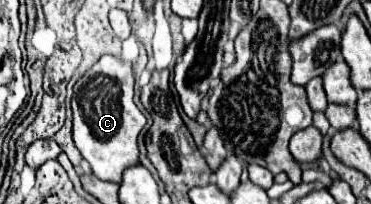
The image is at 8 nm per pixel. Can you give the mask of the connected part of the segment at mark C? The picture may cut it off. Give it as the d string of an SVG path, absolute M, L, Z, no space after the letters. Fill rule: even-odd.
M104 55L74 85L72 137L76 149L90 163L92 173L102 181L118 181L128 165L140 163L138 135L146 125L144 113L134 105L134 75L128 63Z

